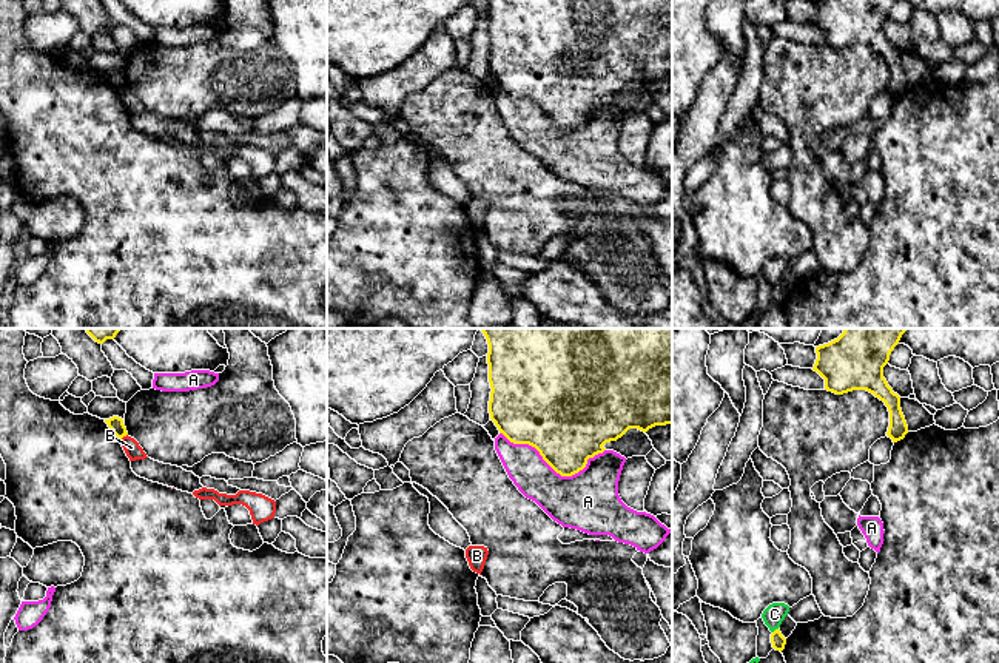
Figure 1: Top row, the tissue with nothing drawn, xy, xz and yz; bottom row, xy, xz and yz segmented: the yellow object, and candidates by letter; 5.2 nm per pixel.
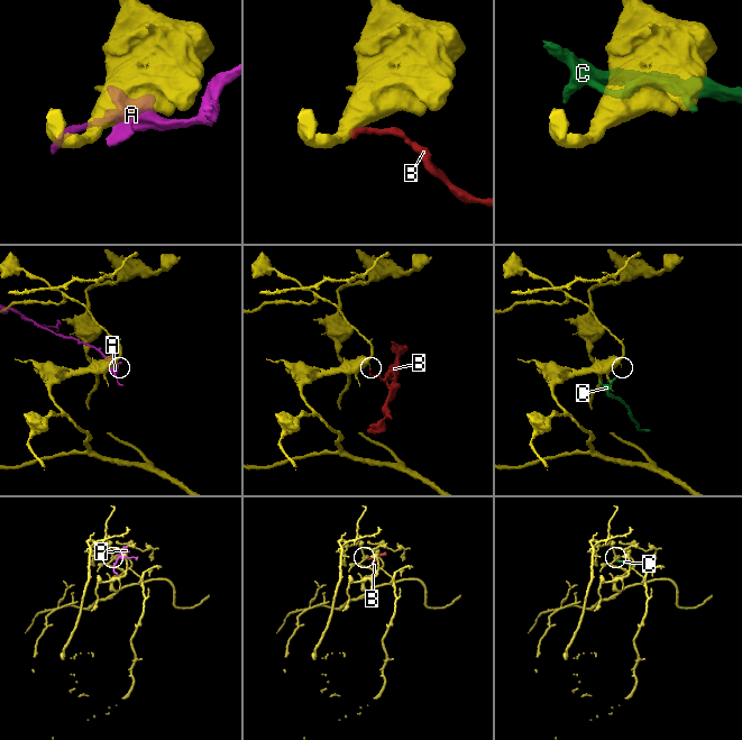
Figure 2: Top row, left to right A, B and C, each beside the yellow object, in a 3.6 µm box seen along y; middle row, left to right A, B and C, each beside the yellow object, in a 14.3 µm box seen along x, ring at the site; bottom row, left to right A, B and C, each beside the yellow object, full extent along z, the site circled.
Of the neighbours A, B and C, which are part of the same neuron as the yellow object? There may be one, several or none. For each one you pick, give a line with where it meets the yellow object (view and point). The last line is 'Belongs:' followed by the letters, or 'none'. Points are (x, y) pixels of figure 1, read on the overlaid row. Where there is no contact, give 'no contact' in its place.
Belongs: none

